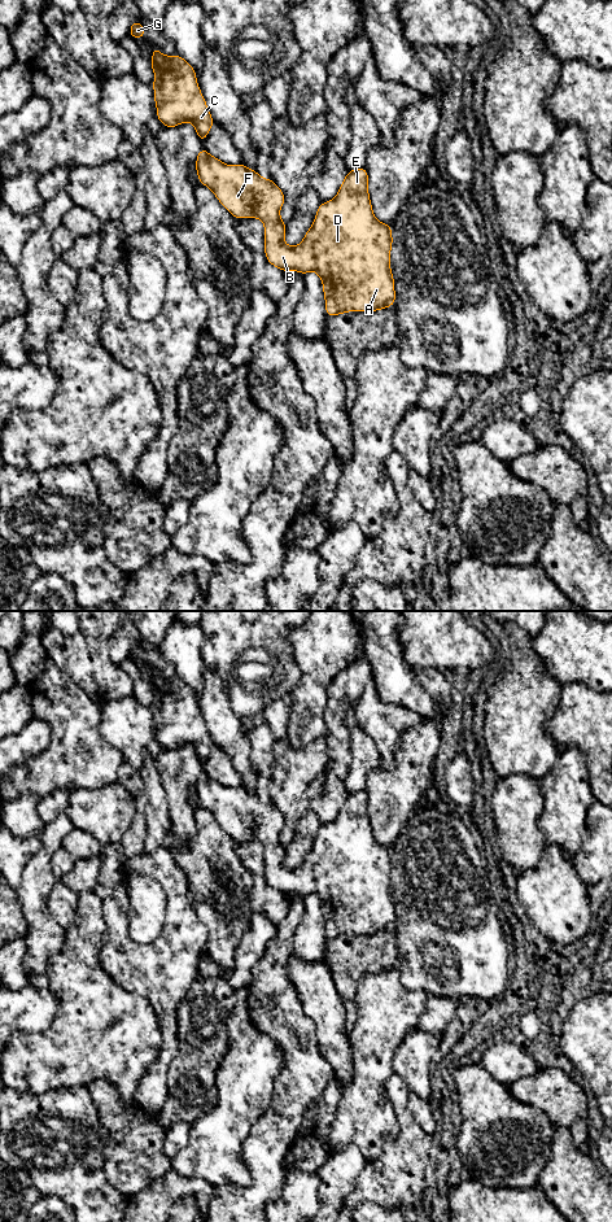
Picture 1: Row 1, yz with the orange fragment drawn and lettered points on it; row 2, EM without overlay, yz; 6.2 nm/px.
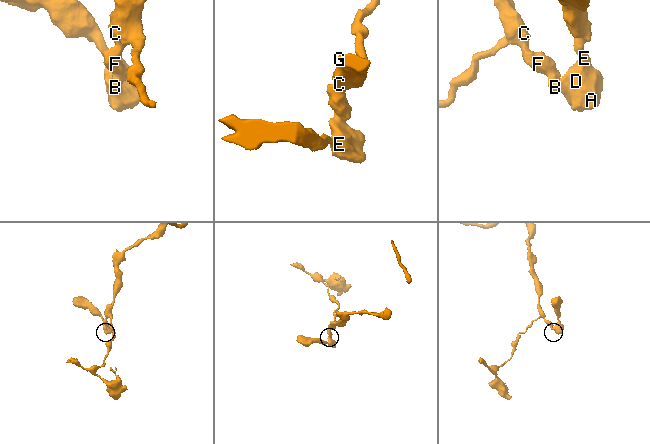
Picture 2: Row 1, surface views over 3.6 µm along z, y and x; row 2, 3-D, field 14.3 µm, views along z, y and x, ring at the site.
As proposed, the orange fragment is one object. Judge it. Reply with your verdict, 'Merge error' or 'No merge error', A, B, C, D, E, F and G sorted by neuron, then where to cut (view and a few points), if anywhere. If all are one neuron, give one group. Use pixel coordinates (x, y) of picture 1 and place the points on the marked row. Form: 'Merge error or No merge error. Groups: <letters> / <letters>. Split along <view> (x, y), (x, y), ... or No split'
No merge error. Groups: A B C D E F G. No split

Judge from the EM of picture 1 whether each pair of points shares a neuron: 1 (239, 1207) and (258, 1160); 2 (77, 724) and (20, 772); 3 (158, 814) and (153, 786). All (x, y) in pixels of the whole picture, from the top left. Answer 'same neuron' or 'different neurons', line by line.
1: same neuron
2: same neuron
3: same neuron

